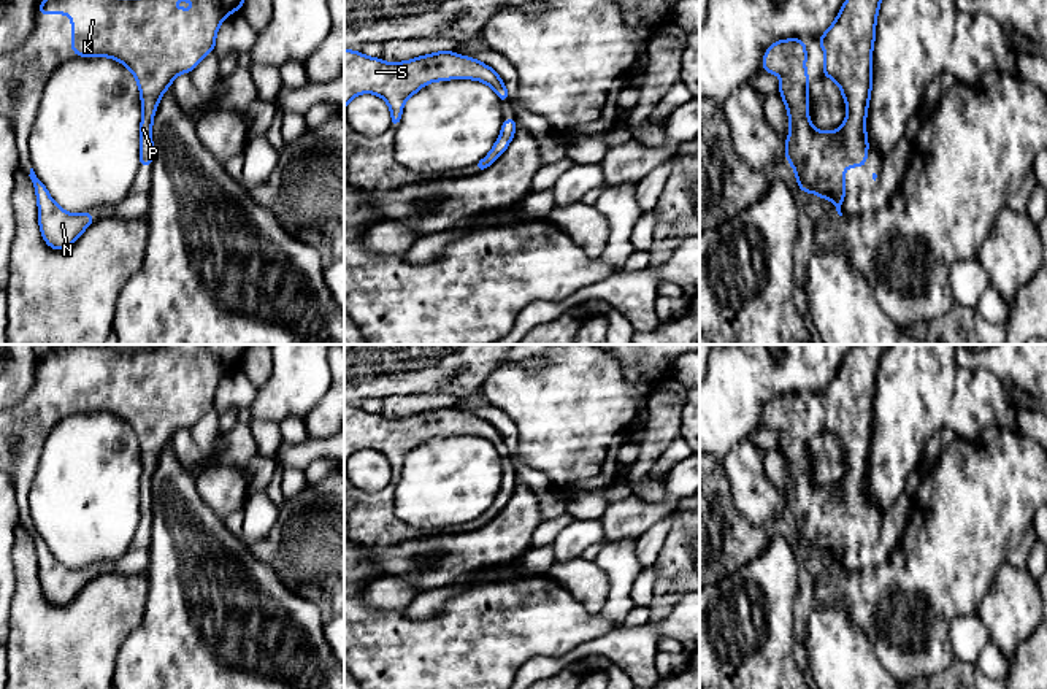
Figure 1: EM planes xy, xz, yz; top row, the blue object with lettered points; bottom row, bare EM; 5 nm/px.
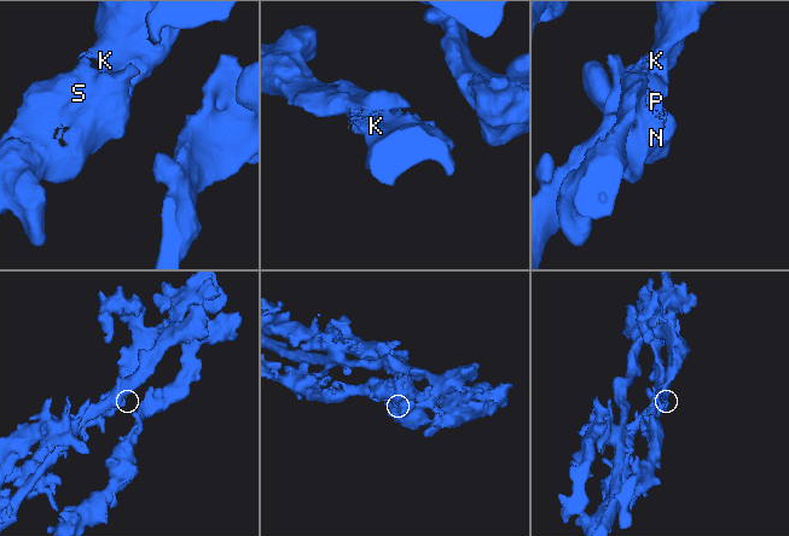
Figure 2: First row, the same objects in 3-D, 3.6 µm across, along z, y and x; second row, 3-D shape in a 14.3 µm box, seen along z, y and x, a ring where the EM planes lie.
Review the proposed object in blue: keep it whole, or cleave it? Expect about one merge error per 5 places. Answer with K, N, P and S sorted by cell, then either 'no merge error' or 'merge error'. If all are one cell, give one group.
K N P S; no merge error

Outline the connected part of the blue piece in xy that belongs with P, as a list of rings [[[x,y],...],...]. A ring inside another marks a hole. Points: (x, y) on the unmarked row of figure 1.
[[[106,344],[49,346],[36,370],[71,371],[71,406],[78,413],[103,411],[124,419],[135,432],[141,452],[140,522],[152,522],[152,478],[157,460],[173,435],[192,427],[216,402],[222,376],[238,367],[247,344],[157,344],[152,351],[121,354]],[[167,354],[190,356],[195,365],[179,365]]]

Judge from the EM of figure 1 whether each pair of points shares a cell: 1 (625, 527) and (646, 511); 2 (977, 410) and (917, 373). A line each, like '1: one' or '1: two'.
1: one
2: one

